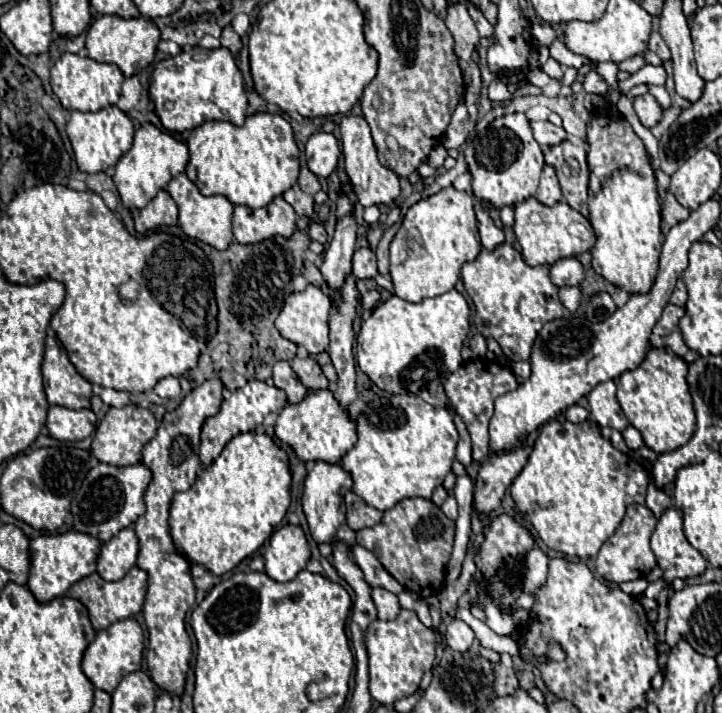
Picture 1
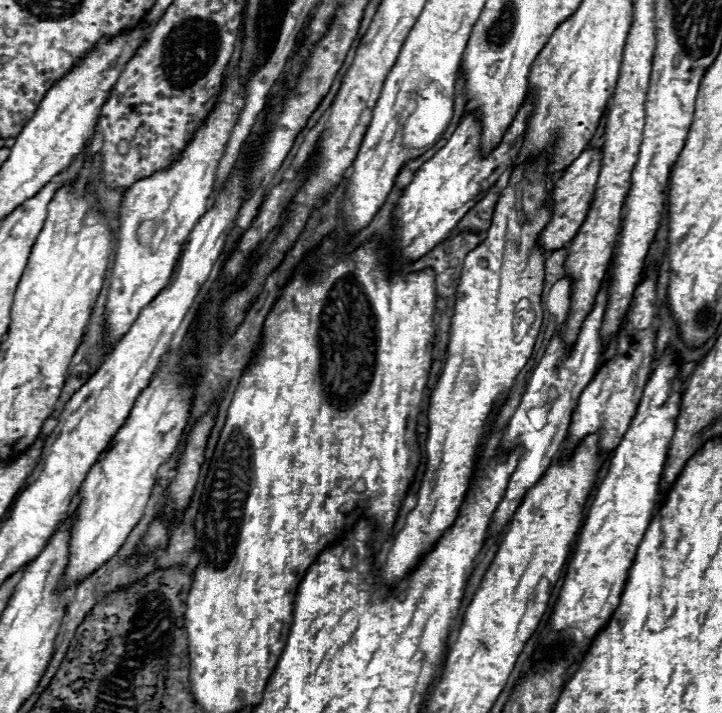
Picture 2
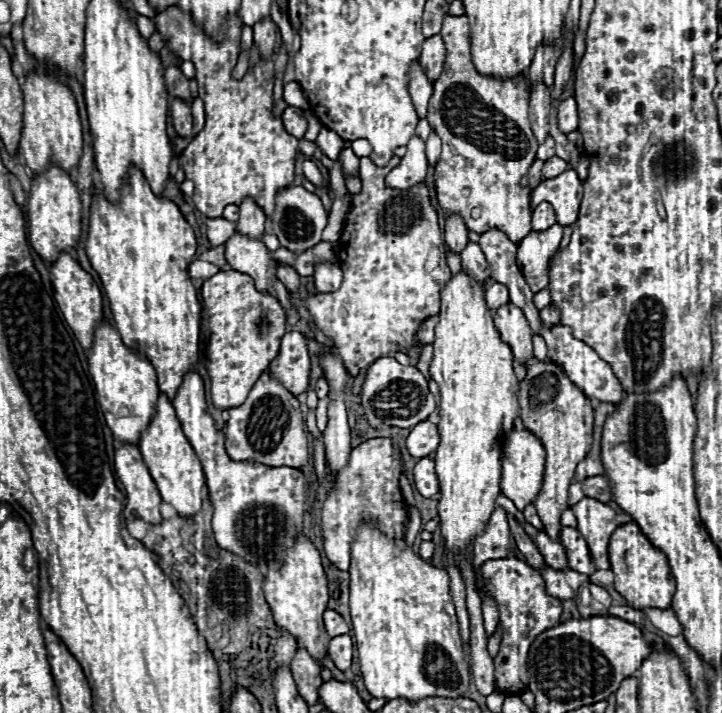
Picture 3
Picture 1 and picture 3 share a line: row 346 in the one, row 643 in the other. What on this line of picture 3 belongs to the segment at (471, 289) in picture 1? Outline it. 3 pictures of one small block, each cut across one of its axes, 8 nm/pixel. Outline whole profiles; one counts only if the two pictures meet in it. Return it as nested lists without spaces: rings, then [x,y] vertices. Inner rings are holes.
[[[500,558],[484,562],[478,572],[484,576],[486,586],[484,590],[498,602],[500,610],[500,628],[504,630],[500,652],[494,658],[494,676],[496,676],[496,690],[502,694],[518,694],[526,688],[526,656],[528,648],[538,634],[550,630],[560,622],[562,604],[558,598],[552,598],[544,590],[542,576],[530,568],[524,560],[518,558]]]

